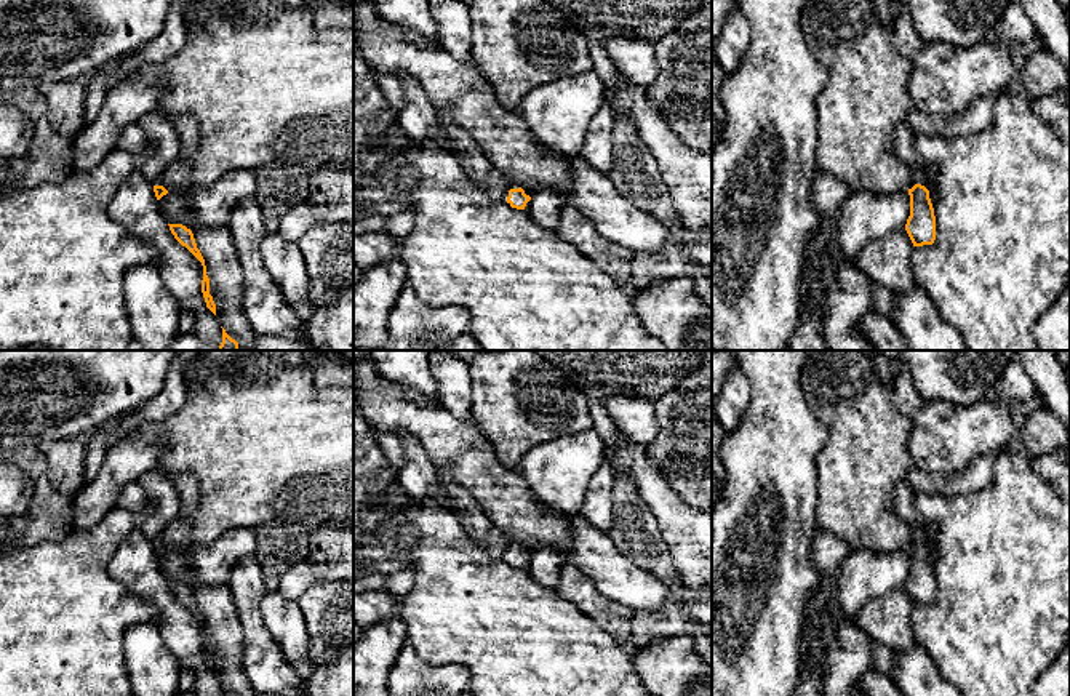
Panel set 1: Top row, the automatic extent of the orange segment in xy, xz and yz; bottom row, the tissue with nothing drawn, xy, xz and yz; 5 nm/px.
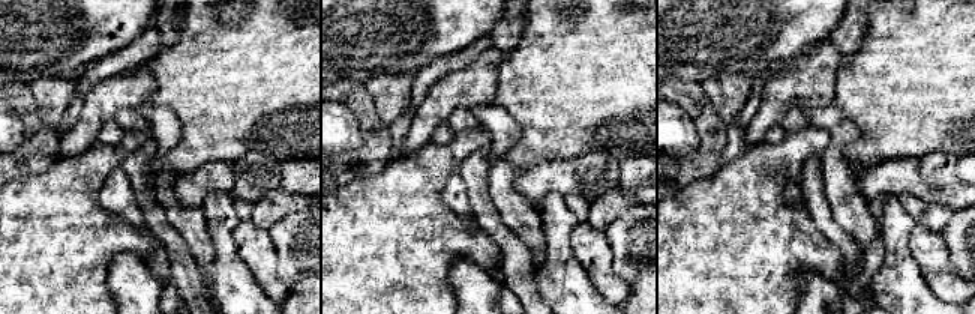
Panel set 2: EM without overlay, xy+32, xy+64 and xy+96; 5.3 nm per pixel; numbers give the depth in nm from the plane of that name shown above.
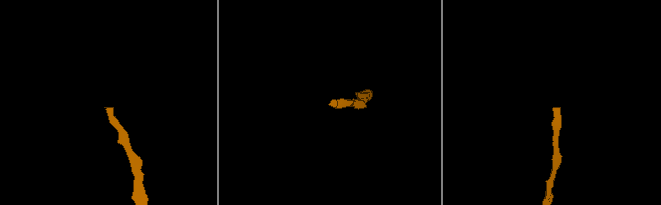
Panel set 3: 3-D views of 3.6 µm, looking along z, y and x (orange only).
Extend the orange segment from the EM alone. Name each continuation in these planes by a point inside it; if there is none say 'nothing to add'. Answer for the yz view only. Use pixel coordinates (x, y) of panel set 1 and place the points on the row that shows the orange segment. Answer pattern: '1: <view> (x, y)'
1: yz (904, 149)

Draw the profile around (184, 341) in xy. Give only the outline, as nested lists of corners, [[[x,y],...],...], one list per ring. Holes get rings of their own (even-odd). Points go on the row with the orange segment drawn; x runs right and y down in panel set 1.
[[[179,333],[171,342],[170,350],[219,350],[213,344],[200,341],[194,333]]]

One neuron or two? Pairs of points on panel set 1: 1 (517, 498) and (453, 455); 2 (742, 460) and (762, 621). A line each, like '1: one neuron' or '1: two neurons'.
1: one neuron
2: one neuron

